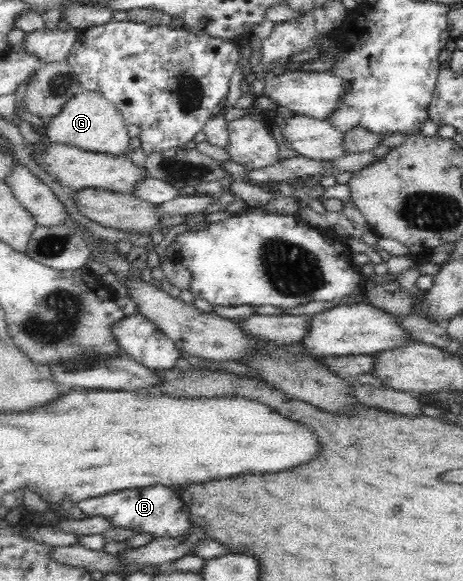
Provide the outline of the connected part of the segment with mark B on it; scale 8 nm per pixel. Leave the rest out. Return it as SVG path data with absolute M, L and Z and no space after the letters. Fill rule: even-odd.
M166 486L133 487L85 499L76 504L86 518L101 517L108 521L110 528L135 531L136 534L150 535L153 539L165 536L178 539L192 531L193 523L188 511L183 507L175 489Z

